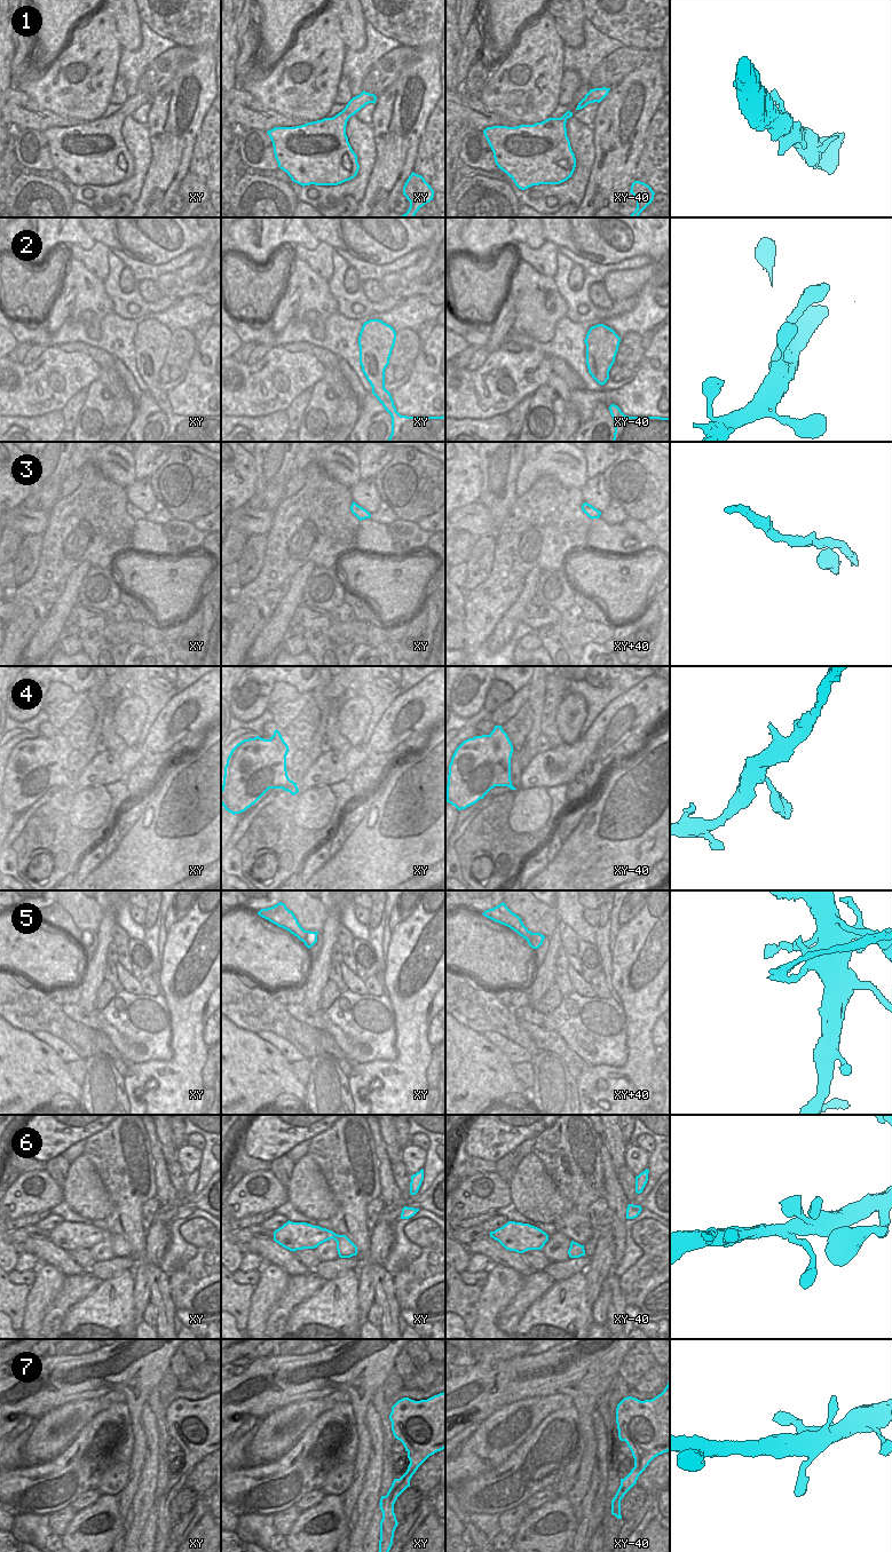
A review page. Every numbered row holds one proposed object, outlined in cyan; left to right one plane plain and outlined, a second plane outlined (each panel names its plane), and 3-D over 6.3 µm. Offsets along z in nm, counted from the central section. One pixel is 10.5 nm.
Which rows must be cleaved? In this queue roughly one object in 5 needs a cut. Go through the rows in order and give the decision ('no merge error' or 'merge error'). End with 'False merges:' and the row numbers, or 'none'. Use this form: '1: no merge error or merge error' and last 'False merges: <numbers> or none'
1: no merge error
2: no merge error
3: no merge error
4: no merge error
5: merge error
6: no merge error
7: no merge error
False merges: 5

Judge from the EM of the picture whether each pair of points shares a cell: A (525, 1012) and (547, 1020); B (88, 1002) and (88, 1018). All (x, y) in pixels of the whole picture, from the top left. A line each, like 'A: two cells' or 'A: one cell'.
A: one cell
B: two cells

